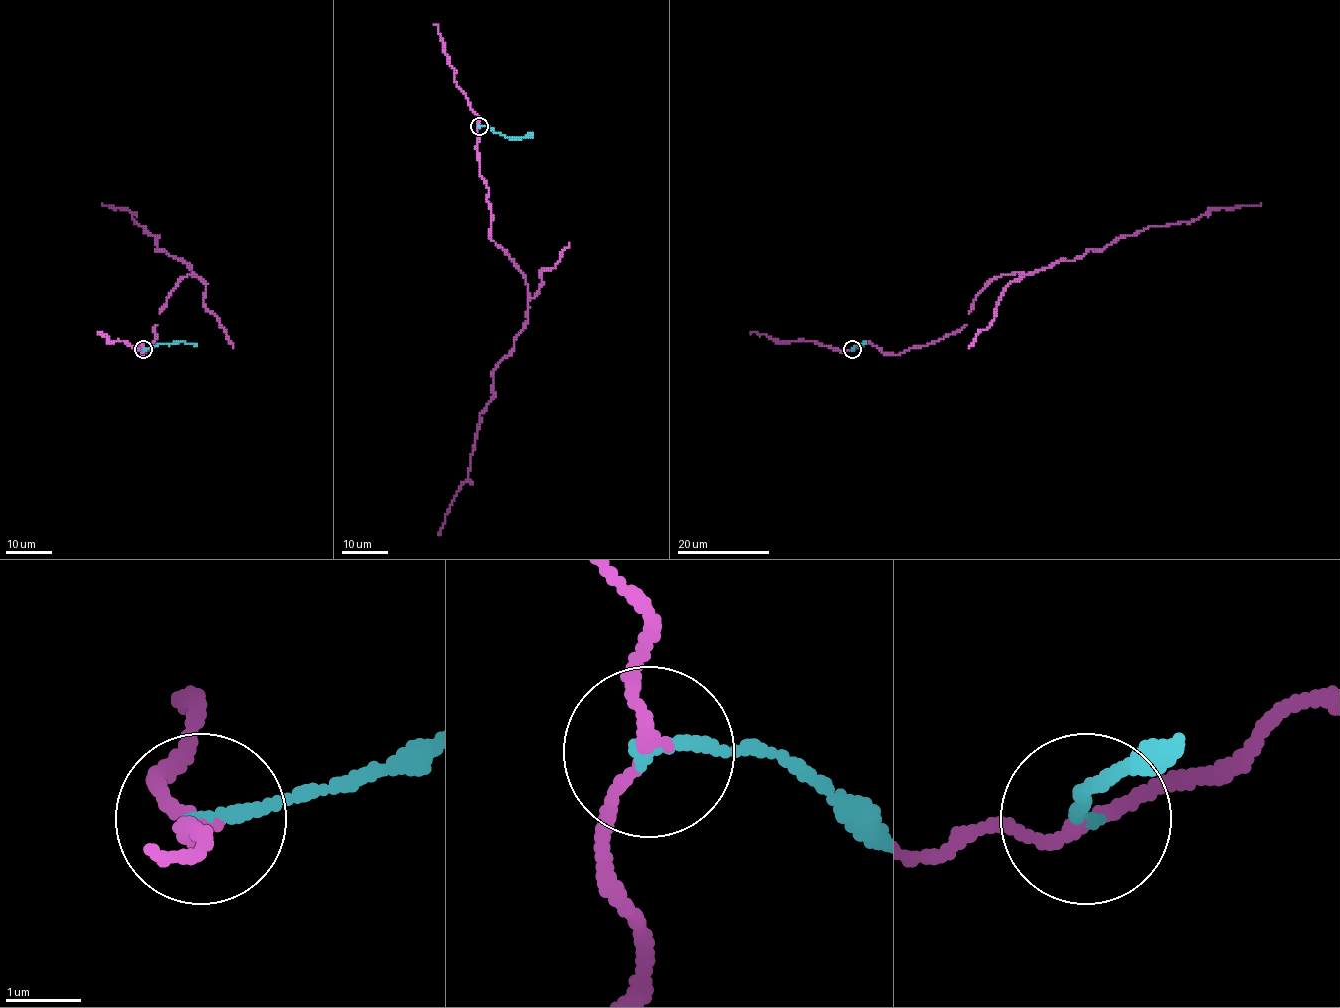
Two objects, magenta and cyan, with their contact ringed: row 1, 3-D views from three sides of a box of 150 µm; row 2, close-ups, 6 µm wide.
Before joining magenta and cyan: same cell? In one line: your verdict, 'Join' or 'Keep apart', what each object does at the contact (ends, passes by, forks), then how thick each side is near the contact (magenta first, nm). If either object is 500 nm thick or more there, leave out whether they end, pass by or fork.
Keep apart. At the ring magenta passes by. At the ring cyan ends. Thickness 150 nm (magenta) against 200 nm

